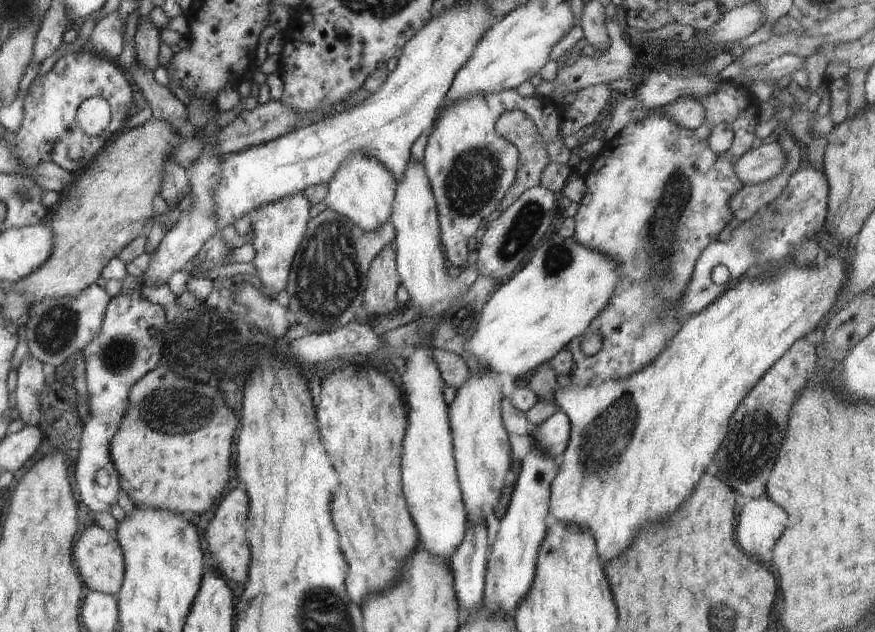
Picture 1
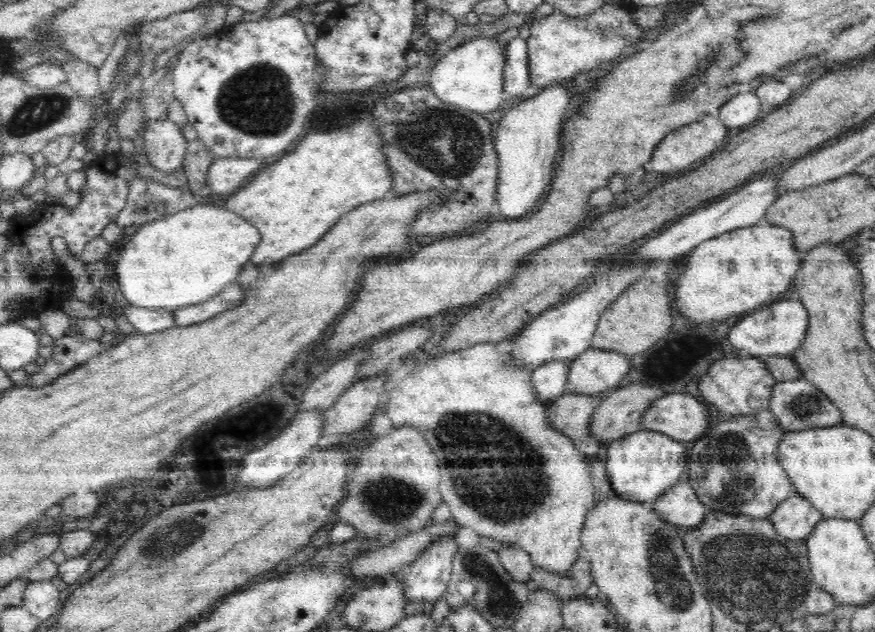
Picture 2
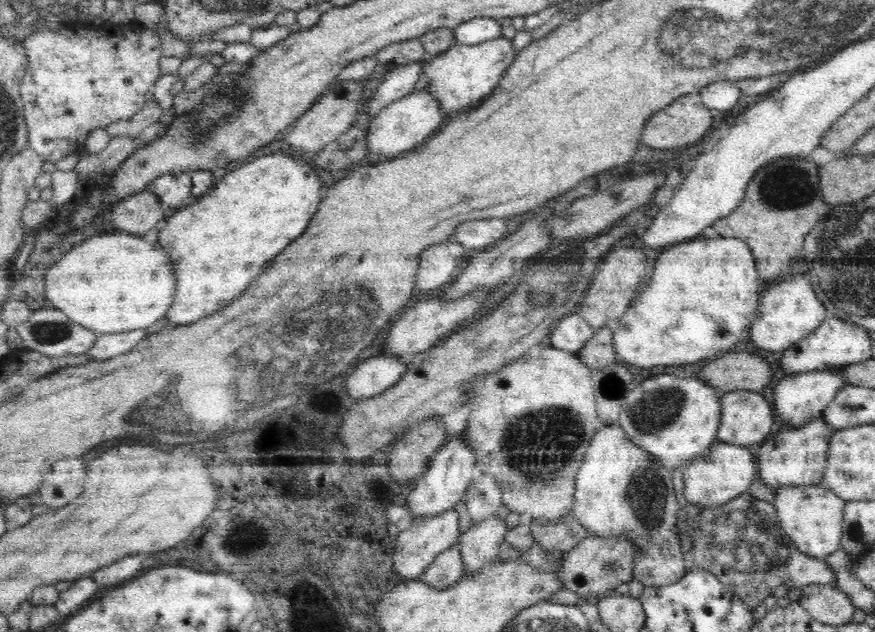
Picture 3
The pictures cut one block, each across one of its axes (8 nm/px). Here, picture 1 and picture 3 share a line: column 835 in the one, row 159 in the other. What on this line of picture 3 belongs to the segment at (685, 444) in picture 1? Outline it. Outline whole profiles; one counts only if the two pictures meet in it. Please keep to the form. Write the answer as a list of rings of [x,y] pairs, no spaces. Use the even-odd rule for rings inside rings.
[[[272,153],[258,157],[253,162],[244,162],[241,167],[228,171],[208,192],[206,192],[206,194],[198,198],[198,202],[192,203],[187,207],[182,206],[170,212],[166,218],[166,225],[164,228],[160,229],[160,234],[158,234],[158,240],[156,242],[160,244],[160,246],[170,250],[170,254],[172,254],[172,258],[174,258],[174,264],[176,264],[176,278],[178,278],[176,300],[174,300],[174,304],[168,308],[168,312],[166,312],[166,316],[164,316],[169,321],[168,327],[192,324],[192,322],[196,322],[196,320],[200,320],[200,318],[204,318],[204,316],[208,316],[208,314],[212,314],[212,312],[224,308],[226,302],[238,298],[238,296],[246,290],[246,286],[248,286],[256,276],[260,276],[260,272],[264,272],[264,268],[268,266],[266,262],[270,262],[274,256],[278,256],[290,242],[294,242],[294,240],[308,228],[312,216],[316,214],[316,210],[318,210],[318,206],[320,206],[320,188],[322,188],[322,180],[316,175],[316,170],[314,170],[309,163],[289,154]]]

